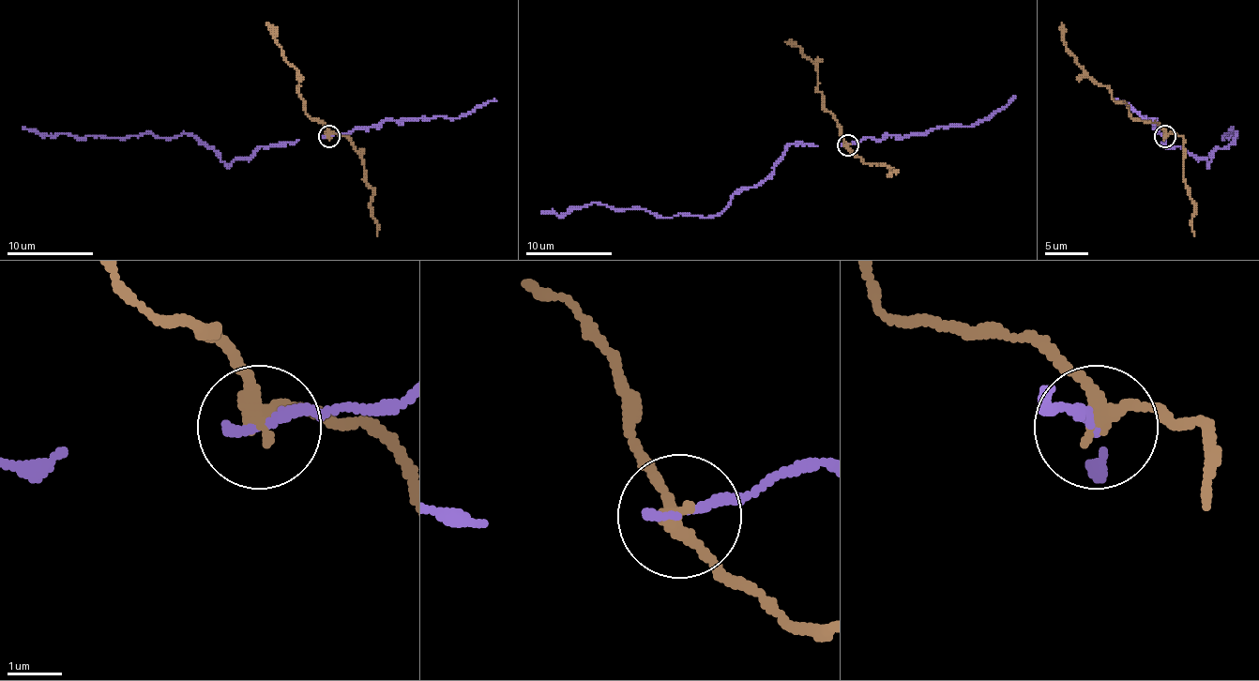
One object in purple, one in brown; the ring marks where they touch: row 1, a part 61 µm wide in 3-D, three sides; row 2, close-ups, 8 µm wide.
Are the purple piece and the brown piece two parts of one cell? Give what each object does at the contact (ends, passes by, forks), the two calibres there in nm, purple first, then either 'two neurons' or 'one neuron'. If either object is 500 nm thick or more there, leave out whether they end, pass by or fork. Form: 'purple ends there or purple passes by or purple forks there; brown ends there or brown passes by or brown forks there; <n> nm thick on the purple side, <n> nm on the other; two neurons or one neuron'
purple ends there; brown passes by; 200 nm thick on the purple side, 260 nm on the other; two neurons

